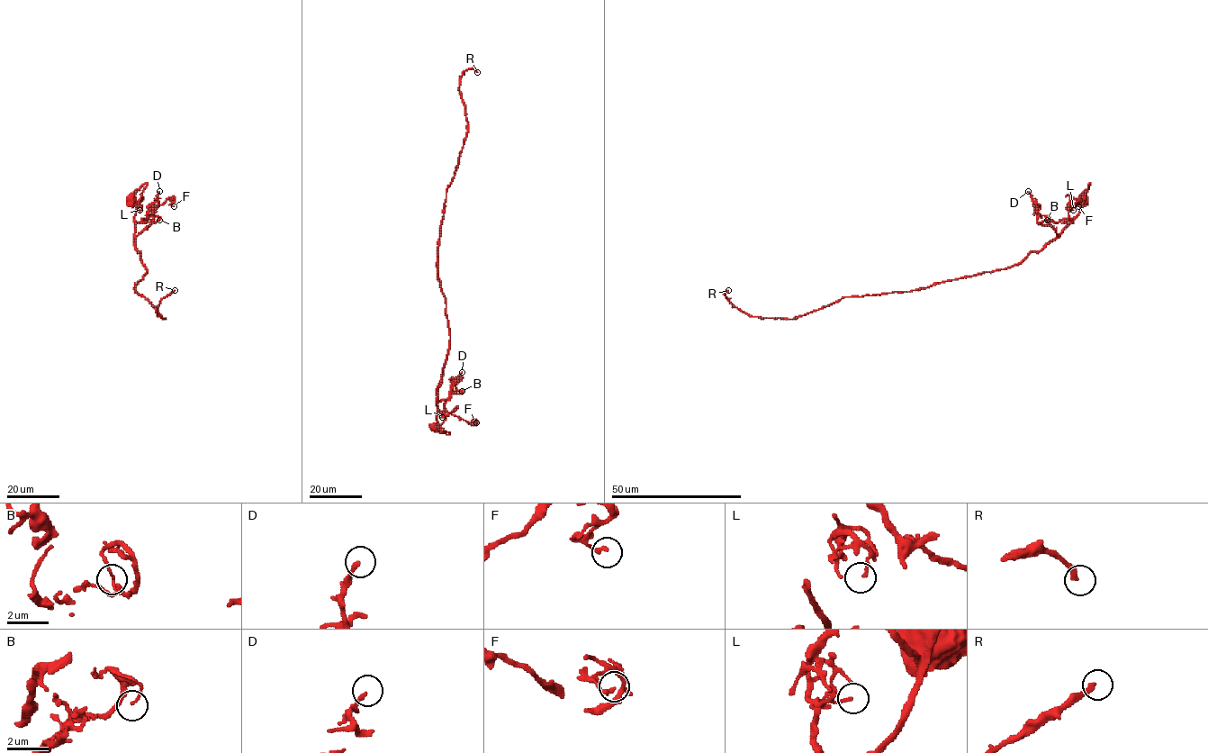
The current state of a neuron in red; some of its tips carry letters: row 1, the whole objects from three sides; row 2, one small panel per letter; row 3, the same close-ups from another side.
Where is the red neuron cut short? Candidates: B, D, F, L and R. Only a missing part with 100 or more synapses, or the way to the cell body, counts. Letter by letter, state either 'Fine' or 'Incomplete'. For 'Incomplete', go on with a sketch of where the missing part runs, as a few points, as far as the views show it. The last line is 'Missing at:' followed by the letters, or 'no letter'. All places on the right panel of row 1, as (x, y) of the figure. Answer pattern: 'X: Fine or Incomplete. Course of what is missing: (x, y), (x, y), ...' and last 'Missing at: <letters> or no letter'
B: Fine
D: Fine
F: Fine
L: Fine
R: Incomplete. Course of what is missing: (728, 290), (739, 258), (716, 226), (762, 184), (761, 88), (786, 86), (765, 49), (793, 45)
Missing at: R

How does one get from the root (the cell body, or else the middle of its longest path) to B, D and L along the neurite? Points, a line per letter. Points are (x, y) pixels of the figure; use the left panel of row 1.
B: (131, 202), (136, 205), (133, 217), (135, 236), (156, 222), (157, 216), (159, 220)
D: (131, 202), (136, 205), (133, 219), (138, 222), (145, 219), (142, 220), (145, 222), (159, 204), (159, 191)
L: (131, 202), (138, 204), (142, 197), (138, 203), (139, 210)

